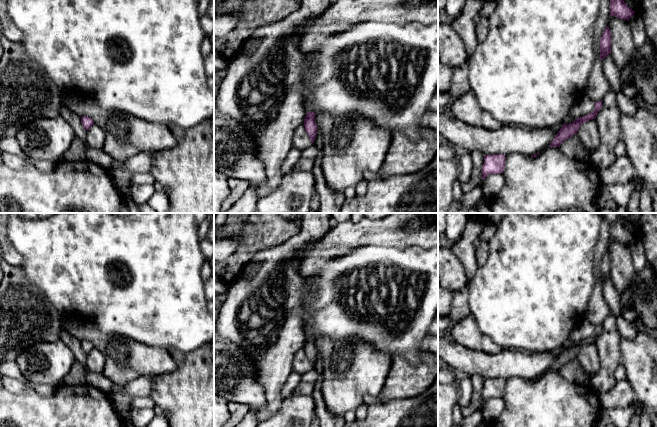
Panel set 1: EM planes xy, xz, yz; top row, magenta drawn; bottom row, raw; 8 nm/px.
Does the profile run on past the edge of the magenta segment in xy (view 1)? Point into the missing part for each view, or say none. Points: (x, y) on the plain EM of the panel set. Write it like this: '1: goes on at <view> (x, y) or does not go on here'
1: does not go on here

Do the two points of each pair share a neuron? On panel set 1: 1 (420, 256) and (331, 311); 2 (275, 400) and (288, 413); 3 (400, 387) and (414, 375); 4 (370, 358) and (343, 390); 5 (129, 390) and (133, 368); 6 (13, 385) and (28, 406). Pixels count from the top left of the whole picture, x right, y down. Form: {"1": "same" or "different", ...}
{"1": "same", "2": "different", "3": "same", "4": "same", "5": "different", "6": "different"}

